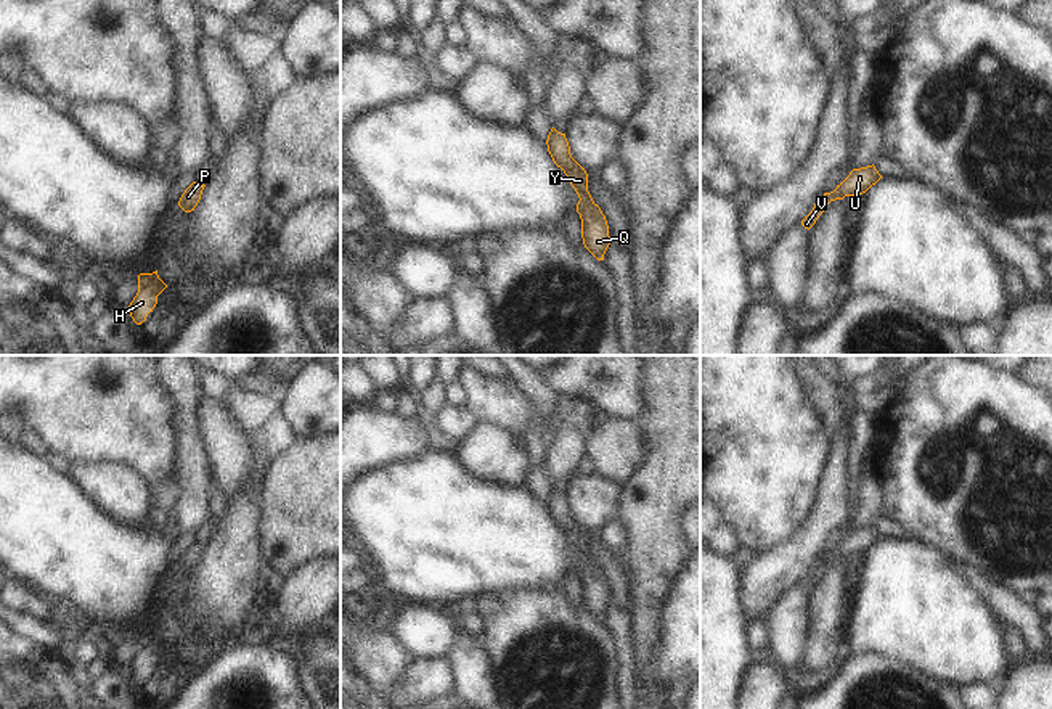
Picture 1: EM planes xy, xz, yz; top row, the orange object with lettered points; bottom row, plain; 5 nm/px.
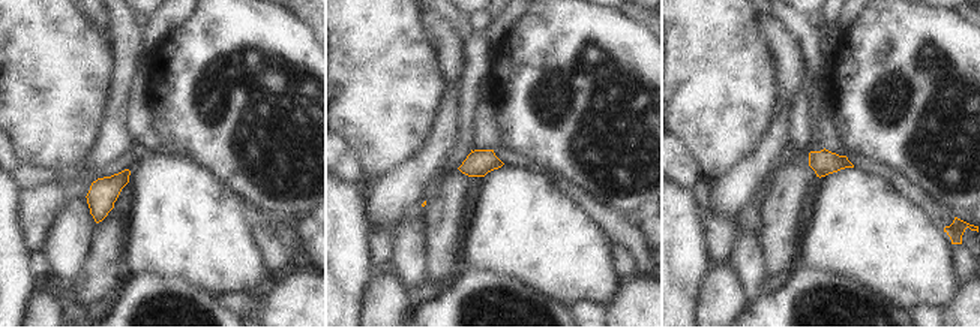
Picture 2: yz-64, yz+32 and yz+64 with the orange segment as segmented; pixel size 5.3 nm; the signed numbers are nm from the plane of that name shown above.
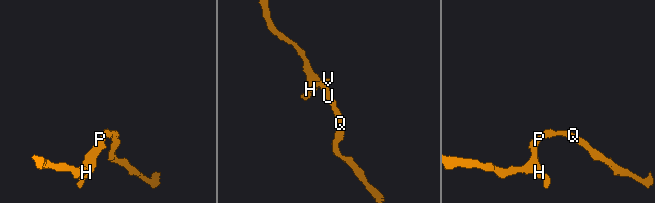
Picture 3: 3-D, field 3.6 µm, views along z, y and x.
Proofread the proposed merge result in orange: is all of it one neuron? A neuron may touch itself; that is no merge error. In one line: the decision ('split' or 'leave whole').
leave whole

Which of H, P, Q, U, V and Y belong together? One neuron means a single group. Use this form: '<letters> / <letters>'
H P Q U V Y

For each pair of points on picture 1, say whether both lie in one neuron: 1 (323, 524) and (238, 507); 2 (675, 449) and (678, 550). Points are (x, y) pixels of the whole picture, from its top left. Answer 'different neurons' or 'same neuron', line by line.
1: different neurons
2: same neuron

